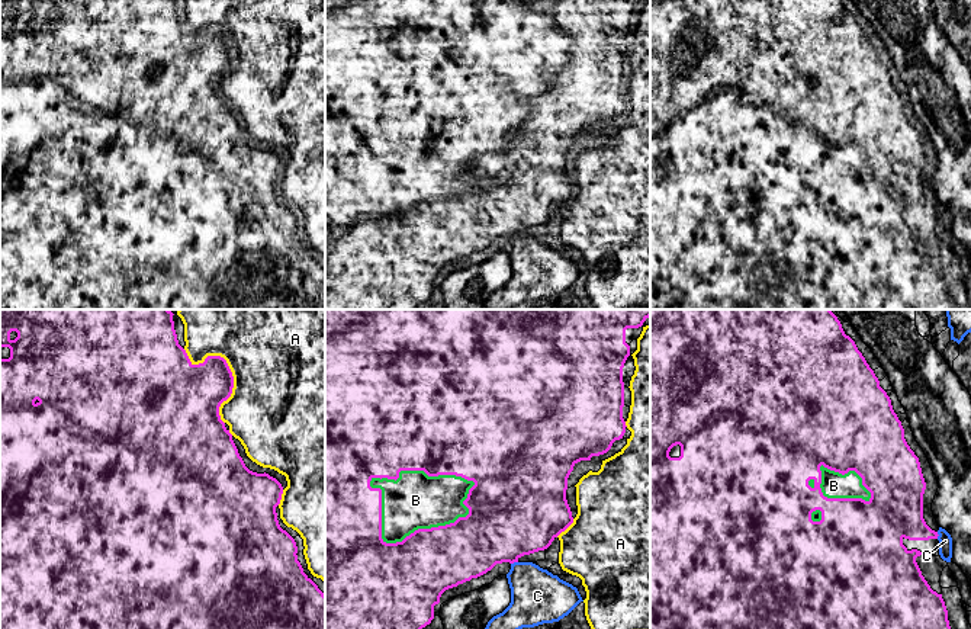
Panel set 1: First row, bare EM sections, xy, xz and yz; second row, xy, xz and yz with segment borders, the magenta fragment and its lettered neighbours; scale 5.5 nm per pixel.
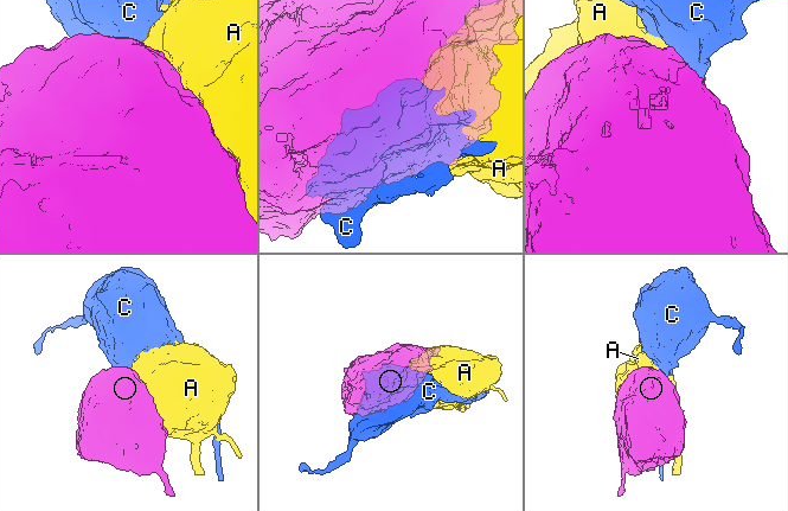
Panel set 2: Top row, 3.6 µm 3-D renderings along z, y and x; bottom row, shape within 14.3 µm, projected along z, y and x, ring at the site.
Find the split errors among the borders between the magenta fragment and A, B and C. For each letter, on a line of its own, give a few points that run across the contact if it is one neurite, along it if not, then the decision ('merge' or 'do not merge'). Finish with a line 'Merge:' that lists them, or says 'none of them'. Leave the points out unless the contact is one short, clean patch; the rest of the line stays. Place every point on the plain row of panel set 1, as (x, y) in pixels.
A: do not merge
B: merge
C: do not merge
Merge: B

